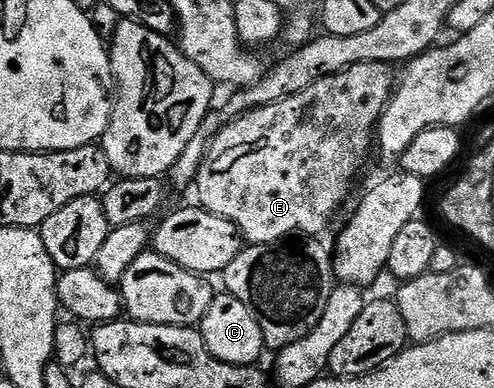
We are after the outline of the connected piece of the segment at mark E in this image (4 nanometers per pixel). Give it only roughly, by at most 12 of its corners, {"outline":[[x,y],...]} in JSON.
{"outline":[[363,60],[231,120],[199,207],[248,244],[316,236],[398,83]]}

